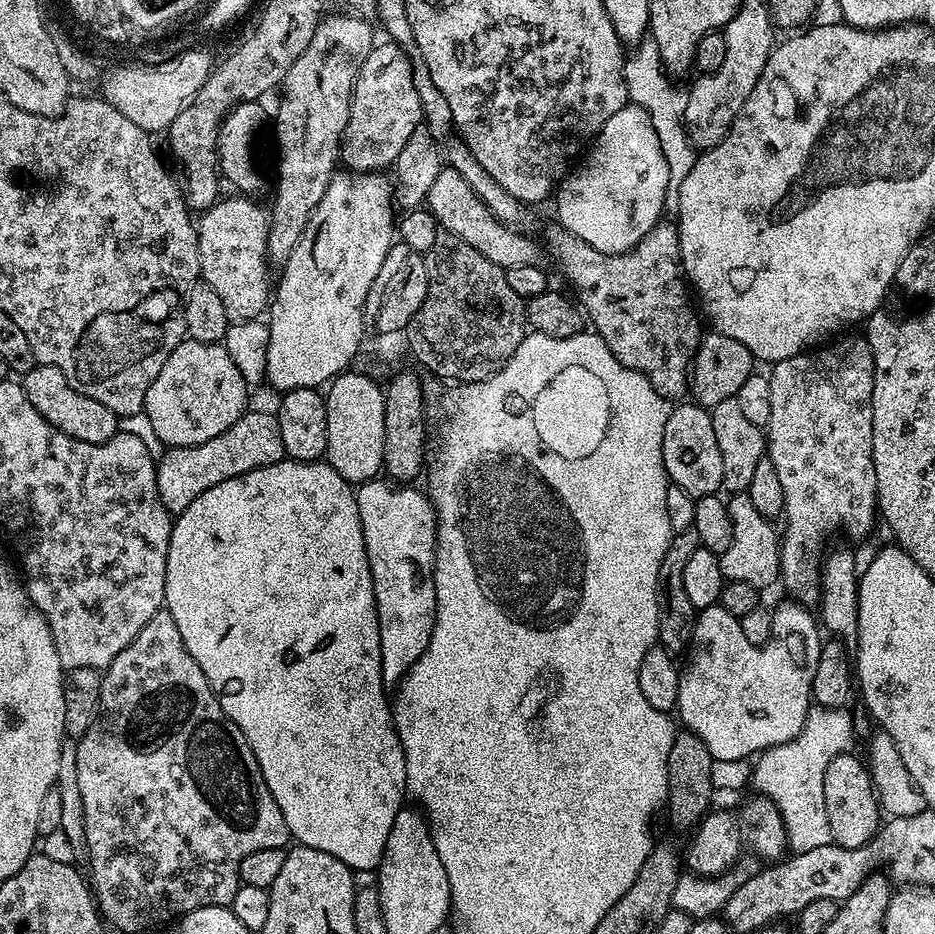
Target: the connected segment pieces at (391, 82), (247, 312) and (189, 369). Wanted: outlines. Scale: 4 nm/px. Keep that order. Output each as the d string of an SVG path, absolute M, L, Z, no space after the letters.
M383 43L373 46L366 62L362 62L340 149L343 167L357 174L391 169L402 146L410 142L410 134L422 124L422 106L418 102L418 90L414 90L412 60L397 44Z
M244 194L233 195L233 200L221 199L209 208L198 220L198 254L201 256L200 275L203 283L208 284L222 298L229 321L258 320L265 315L270 304L270 284L268 288L268 221L270 212L267 207L255 204L255 199Z
M185 338L166 358L158 378L150 382L143 413L150 418L164 446L189 448L218 438L222 430L230 430L249 407L248 392L250 386L238 374L238 366L234 366L234 358L230 358L223 343L207 344Z

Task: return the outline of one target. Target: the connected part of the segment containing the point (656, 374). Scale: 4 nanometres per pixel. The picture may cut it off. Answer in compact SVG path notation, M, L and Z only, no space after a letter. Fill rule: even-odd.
M658 223L638 246L621 256L602 254L562 227L555 231L548 248L561 274L576 287L579 307L590 317L596 335L610 346L614 358L622 366L638 370L660 396L673 398L687 393L702 329L689 285L682 279L679 227Z

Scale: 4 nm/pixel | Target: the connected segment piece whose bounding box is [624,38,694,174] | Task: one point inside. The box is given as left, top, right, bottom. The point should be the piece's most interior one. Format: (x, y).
(648, 85)

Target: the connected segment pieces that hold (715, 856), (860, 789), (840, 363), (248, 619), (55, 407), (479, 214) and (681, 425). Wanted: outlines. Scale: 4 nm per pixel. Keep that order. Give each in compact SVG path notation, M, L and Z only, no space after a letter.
M759 794L753 797L753 800L745 802L741 812L712 810L700 821L694 832L696 837L688 848L688 860L686 856L687 867L689 864L693 873L705 878L723 876L741 859L740 851L743 850L744 844L750 851L765 856L764 860L768 862L779 861L785 855L788 848L788 832L784 828L782 814L772 800L767 800Z
M846 751L826 766L824 775L824 797L826 798L826 818L830 826L832 843L842 847L862 847L870 843L882 825L882 809L876 800L876 791L872 785L872 775L863 759L852 756Z
M863 335L840 339L794 358L777 360L767 373L770 422L766 458L774 462L782 482L783 519L788 520L780 542L780 580L787 595L805 606L820 599L824 543L840 531L860 540L876 520L878 524L872 453L874 354Z
M287 458L226 478L226 482L218 482L218 486L210 486L206 494L198 494L198 498L175 517L166 558L164 603L182 634L182 642L186 642L186 650L190 650L190 658L202 666L202 674L206 674L206 682L210 682L222 710L236 723L238 730L242 730L246 742L254 750L262 778L270 794L274 794L282 818L286 818L289 833L301 844L334 854L334 858L342 861L353 873L379 869L386 850L386 838L390 838L390 826L394 826L394 818L406 800L408 779L402 742L392 722L390 696L388 700L384 693L386 685L382 674L374 582L370 578L370 562L362 538L356 488L326 462Z
M37 363L29 372L23 373L22 383L26 390L26 398L30 398L30 406L50 422L62 434L70 438L78 438L78 442L90 442L91 444L105 444L110 438L114 438L118 431L118 417L110 406L102 406L102 402L94 402L94 398L86 398L70 382L66 382L66 374L49 364Z
M441 167L438 178L434 178L434 186L430 186L426 207L434 214L443 231L462 238L462 242L470 242L470 246L474 246L478 254L486 254L486 258L490 258L490 262L494 262L499 268L537 263L536 244L531 240L531 235L507 228L502 222L498 222L498 218L491 216L478 194L474 194L474 190L466 182L466 178L458 174L458 170Z
M696 402L680 404L669 411L666 418L666 430L662 434L662 462L669 481L675 487L686 490L694 498L714 496L722 488L722 450L718 450L718 438L714 438L714 422L712 414L706 407Z

